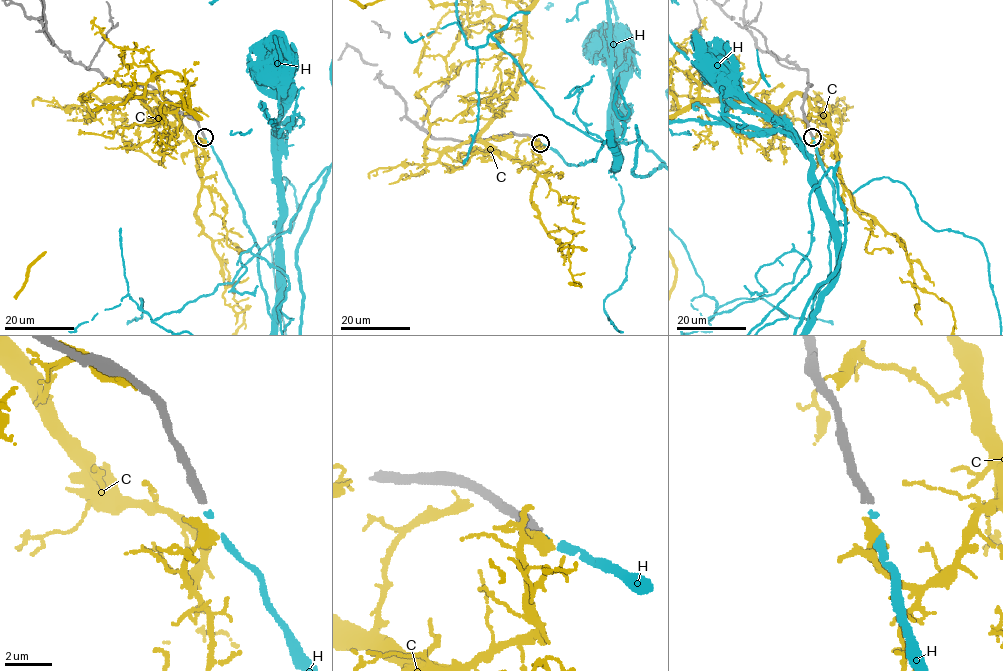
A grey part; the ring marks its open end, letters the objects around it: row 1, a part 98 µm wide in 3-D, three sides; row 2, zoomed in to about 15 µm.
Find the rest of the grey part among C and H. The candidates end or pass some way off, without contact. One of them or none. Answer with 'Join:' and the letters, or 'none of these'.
Join: H

